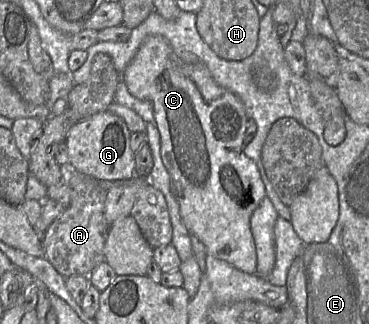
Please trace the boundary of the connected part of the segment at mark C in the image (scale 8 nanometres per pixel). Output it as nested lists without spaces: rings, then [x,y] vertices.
[[[150,35],[145,39],[136,55],[124,70],[123,80],[126,83],[128,91],[135,98],[149,101],[153,106],[154,124],[158,128],[161,139],[161,158],[167,172],[169,173],[174,188],[173,195],[176,197],[179,204],[180,217],[182,223],[189,232],[190,238],[191,236],[197,237],[205,246],[207,255],[225,261],[244,273],[250,275],[256,274],[257,257],[251,232],[250,219],[254,210],[266,196],[266,192],[256,164],[245,155],[243,150],[243,140],[247,129],[248,118],[245,107],[240,98],[218,85],[205,66],[200,64],[189,64],[180,60],[173,53],[167,41],[160,35]]]

